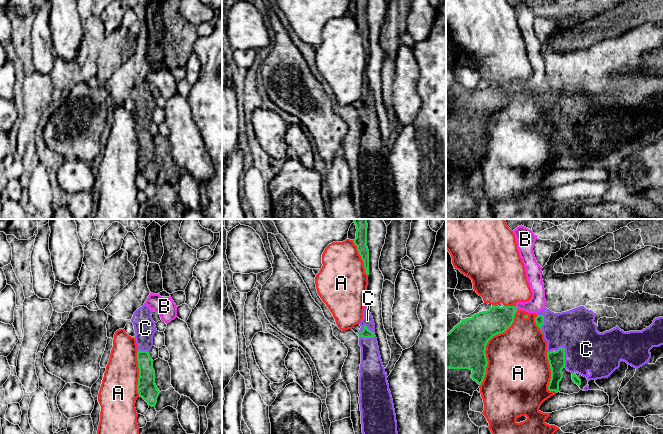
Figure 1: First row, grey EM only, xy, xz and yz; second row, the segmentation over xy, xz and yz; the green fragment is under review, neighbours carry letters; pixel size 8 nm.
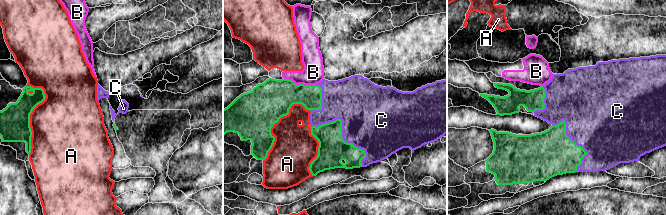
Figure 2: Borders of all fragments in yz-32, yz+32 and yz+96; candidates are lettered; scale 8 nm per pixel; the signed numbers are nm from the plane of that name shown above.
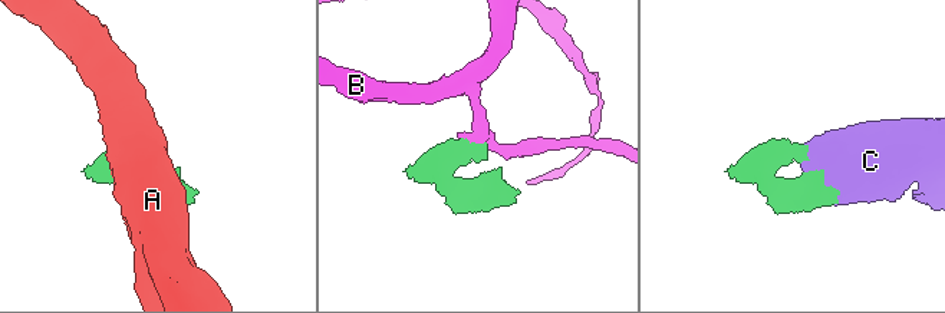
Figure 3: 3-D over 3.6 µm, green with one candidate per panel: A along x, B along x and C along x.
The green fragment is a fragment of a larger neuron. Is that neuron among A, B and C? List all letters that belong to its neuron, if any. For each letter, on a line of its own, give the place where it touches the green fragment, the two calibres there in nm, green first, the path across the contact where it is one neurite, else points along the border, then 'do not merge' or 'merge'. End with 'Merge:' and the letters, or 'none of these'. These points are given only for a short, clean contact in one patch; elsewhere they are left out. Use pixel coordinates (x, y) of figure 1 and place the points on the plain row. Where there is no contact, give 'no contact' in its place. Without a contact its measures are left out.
A: contact yz (486, 120); calibres 340 and 440 nm; do not merge
B: contact yz (516, 84); calibres 220 and 130 nm; border yz (515, 82), (517, 85); do not merge
C: contact yz (564, 133); calibres 130 and 340 nm; merge
Merge: C

